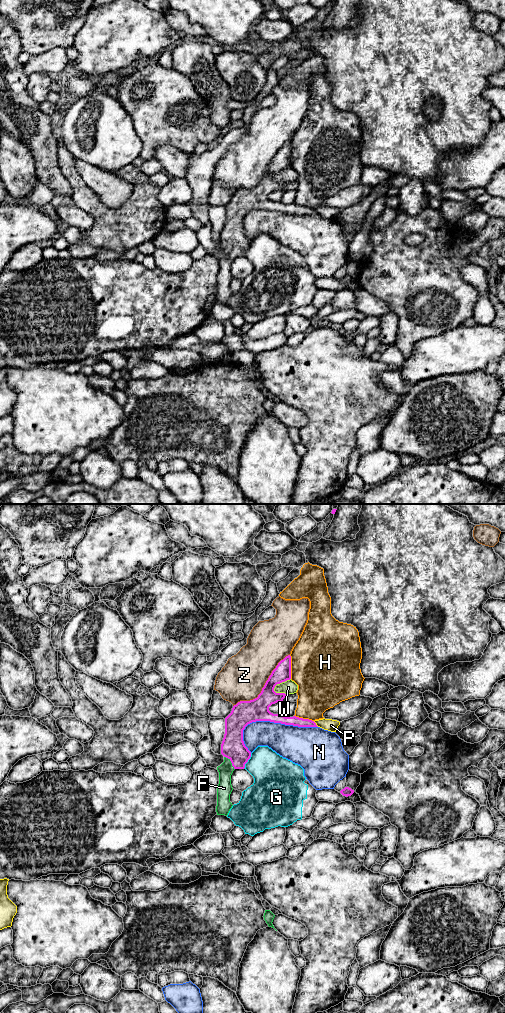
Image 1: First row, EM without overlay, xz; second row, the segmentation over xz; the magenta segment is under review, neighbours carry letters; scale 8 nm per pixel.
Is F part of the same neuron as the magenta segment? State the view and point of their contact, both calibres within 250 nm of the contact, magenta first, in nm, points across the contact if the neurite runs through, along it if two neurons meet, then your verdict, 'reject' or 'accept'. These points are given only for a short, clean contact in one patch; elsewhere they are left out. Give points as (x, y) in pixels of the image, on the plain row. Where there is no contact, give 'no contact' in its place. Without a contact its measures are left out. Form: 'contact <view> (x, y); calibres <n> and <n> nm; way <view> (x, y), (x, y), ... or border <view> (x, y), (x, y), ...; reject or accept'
contact xz (231, 250); calibres 190 and 120 nm; way xz (232, 235), (231, 250), (225, 258), (224, 276); accept

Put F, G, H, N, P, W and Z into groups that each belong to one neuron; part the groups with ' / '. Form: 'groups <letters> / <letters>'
groups F / G / H / N / P / W / Z

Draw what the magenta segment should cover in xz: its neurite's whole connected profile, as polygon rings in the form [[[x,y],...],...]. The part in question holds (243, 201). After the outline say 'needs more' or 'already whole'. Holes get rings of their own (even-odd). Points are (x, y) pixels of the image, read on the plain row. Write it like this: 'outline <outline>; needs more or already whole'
outline [[[286,144],[272,159],[261,181],[250,189],[240,189],[233,194],[231,201],[225,206],[225,222],[221,232],[221,242],[224,250],[217,255],[219,272],[217,274],[217,303],[227,304],[232,291],[230,282],[233,278],[231,263],[235,257],[244,257],[251,245],[251,240],[243,229],[243,218],[256,209],[270,209],[298,215],[318,215],[309,207],[296,204],[285,205],[282,202],[273,202],[269,195],[277,190],[282,190],[285,181],[276,181],[277,172],[291,167],[291,144]]]; needs more

